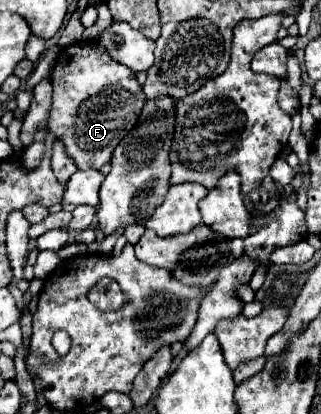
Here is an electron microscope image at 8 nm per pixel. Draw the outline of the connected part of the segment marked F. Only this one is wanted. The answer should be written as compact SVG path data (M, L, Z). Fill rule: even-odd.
M79 42L65 50L61 50L57 64L51 72L53 84L53 106L49 124L41 126L35 144L17 156L23 166L36 168L41 163L45 146L43 132L49 128L55 136L65 142L67 154L73 158L77 168L101 168L111 160L115 146L129 134L129 130L137 124L141 108L145 104L145 94L135 78L135 72L119 62L109 60L105 50L101 50L93 42Z

